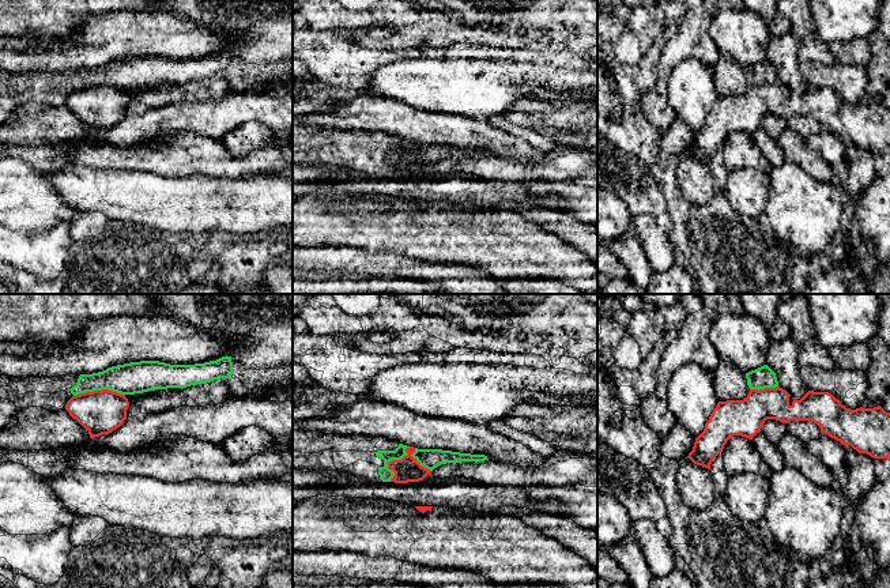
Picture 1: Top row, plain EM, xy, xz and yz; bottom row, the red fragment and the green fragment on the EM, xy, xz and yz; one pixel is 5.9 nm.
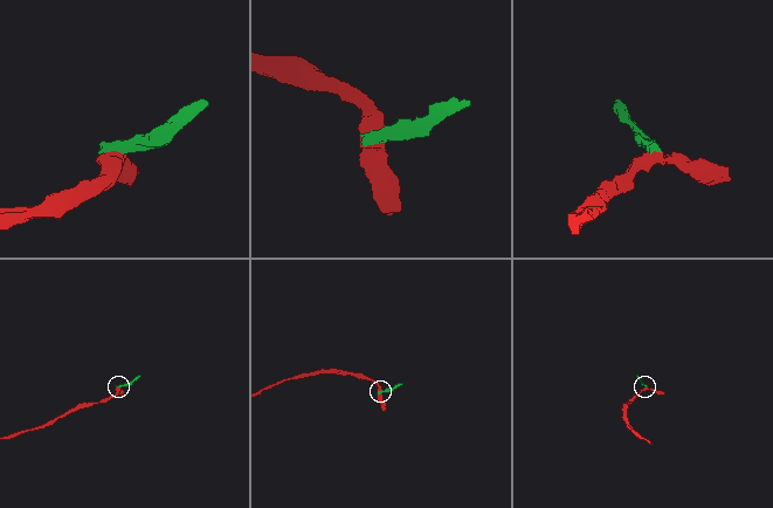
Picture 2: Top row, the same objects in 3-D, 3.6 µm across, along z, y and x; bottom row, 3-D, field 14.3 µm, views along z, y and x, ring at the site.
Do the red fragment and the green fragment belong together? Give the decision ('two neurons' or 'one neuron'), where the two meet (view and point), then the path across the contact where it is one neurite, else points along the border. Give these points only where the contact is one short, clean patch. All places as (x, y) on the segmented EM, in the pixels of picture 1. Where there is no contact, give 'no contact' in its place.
two neurons; meets red in xz at (408, 453); border along xz (387, 463), (402, 459), (408, 453), (430, 471)

